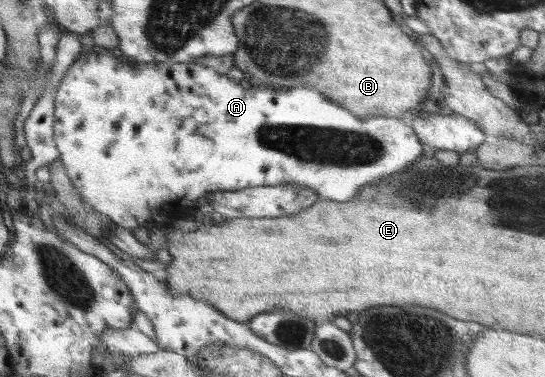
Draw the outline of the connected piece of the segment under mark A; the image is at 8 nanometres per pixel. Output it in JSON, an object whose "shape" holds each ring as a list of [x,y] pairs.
{"shape":[[[86,50],[69,67],[61,79],[54,97],[53,127],[55,143],[59,150],[59,159],[63,162],[69,180],[81,194],[81,199],[89,204],[97,213],[107,215],[118,226],[133,231],[135,228],[145,227],[153,230],[164,229],[174,225],[177,219],[185,213],[185,209],[193,204],[205,201],[212,192],[219,190],[237,191],[249,187],[285,185],[293,183],[295,193],[299,187],[309,187],[319,194],[320,198],[333,201],[349,201],[357,197],[363,187],[373,187],[387,177],[399,175],[407,171],[417,159],[423,155],[423,144],[415,135],[411,126],[407,126],[401,118],[391,116],[375,116],[360,118],[347,109],[339,107],[333,101],[327,101],[319,91],[311,87],[293,87],[293,89],[277,89],[273,95],[271,87],[247,87],[243,83],[235,83],[225,74],[220,74],[209,66],[189,63],[141,63],[127,62],[109,53],[96,53]]]}

